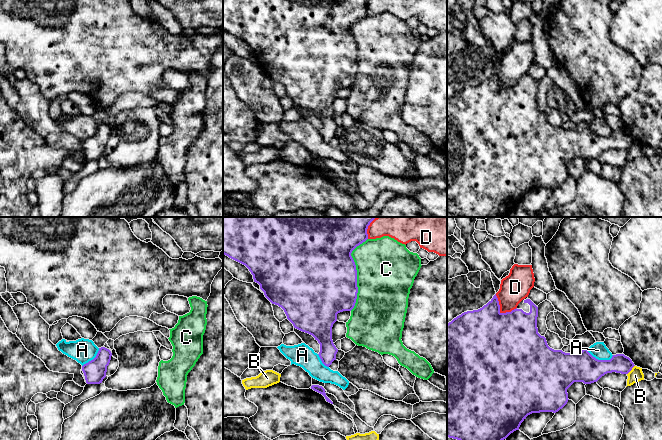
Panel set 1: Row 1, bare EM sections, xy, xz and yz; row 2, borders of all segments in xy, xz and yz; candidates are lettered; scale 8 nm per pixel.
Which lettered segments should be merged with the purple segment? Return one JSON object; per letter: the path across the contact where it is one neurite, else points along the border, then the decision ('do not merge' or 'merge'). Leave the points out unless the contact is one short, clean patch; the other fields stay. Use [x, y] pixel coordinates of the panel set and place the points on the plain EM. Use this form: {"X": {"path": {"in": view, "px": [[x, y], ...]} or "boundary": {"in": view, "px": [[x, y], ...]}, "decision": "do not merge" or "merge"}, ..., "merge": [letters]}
{"A": {"boundary": {"in": "yz", "px": [[586, 125], [598, 135], [609, 135], [613, 131]]}, "decision": "do not merge"}, "B": {"boundary": {"in": "yz", "px": [[634, 141], [627, 150]]}, "decision": "do not merge"}, "C": {"decision": "do not merge"}, "D": {"decision": "do not merge"}, "merge": []}

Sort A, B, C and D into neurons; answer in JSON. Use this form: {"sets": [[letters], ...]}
{"sets": [["A"], ["B"], ["C"], ["D"]]}

